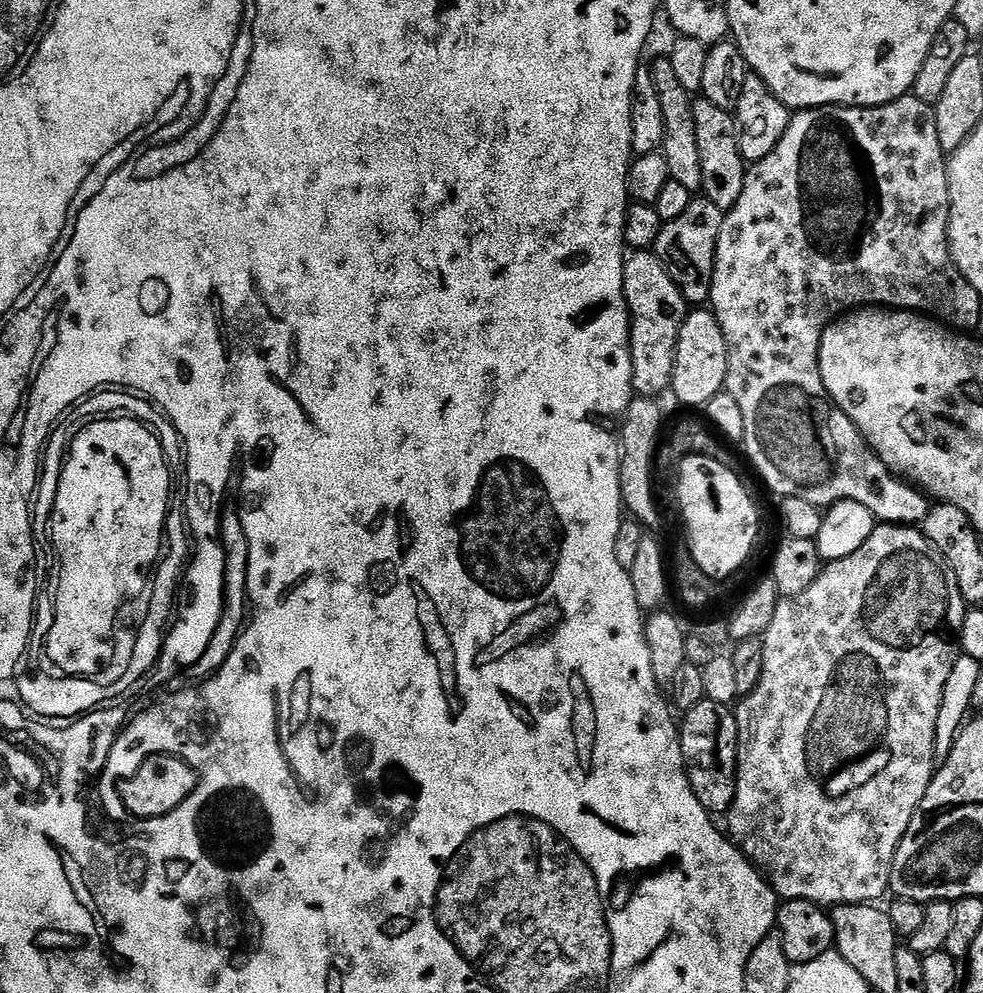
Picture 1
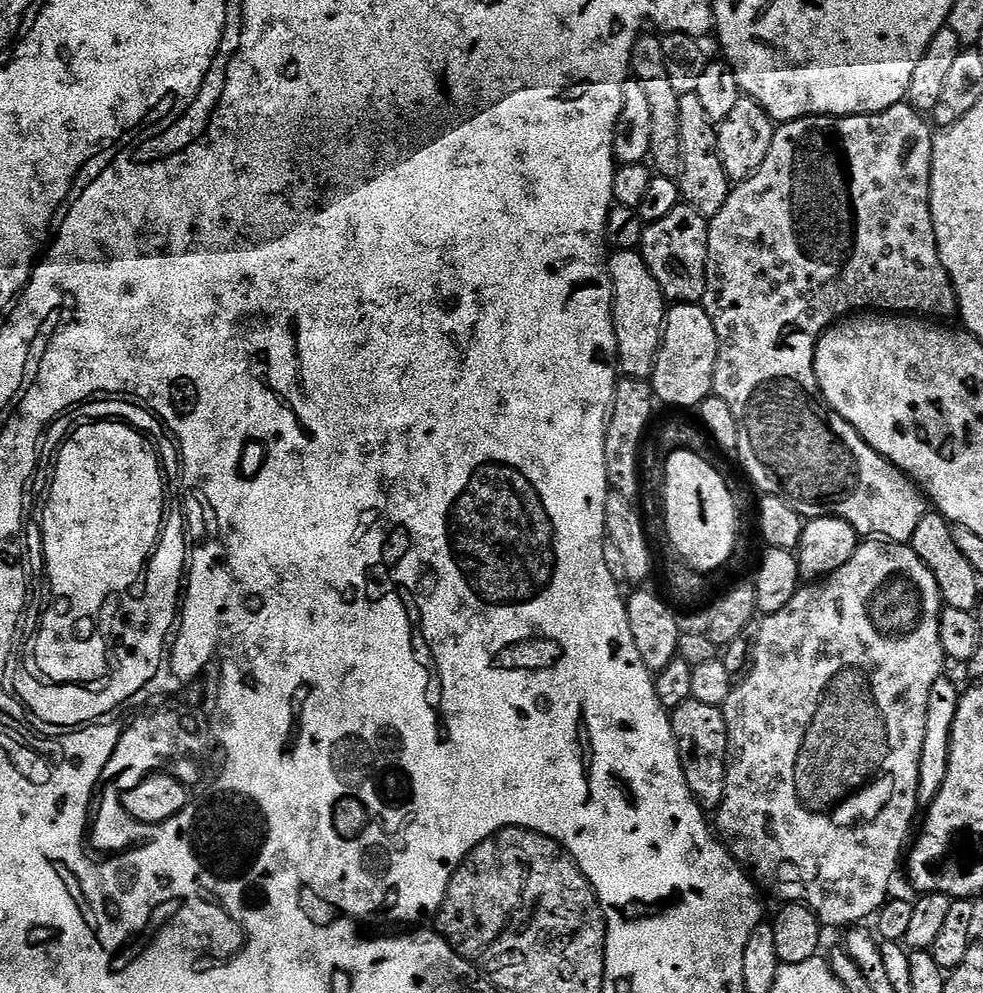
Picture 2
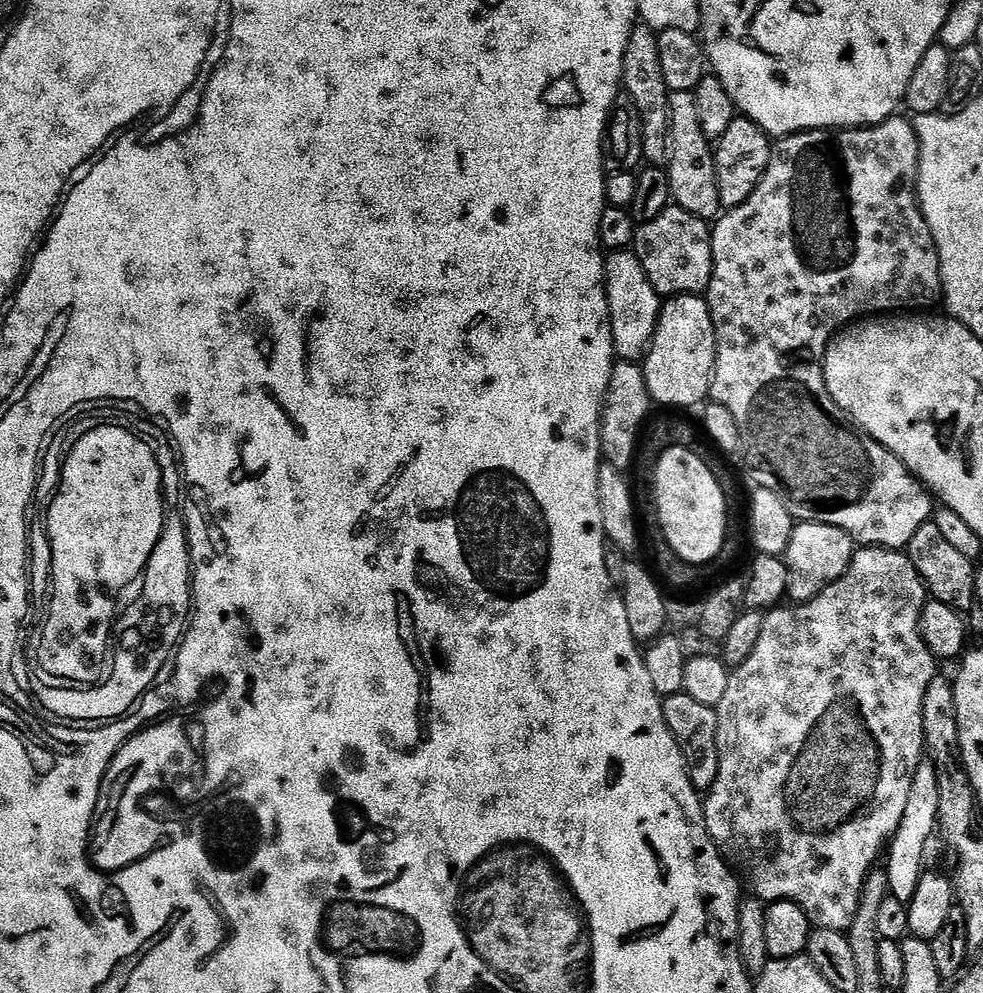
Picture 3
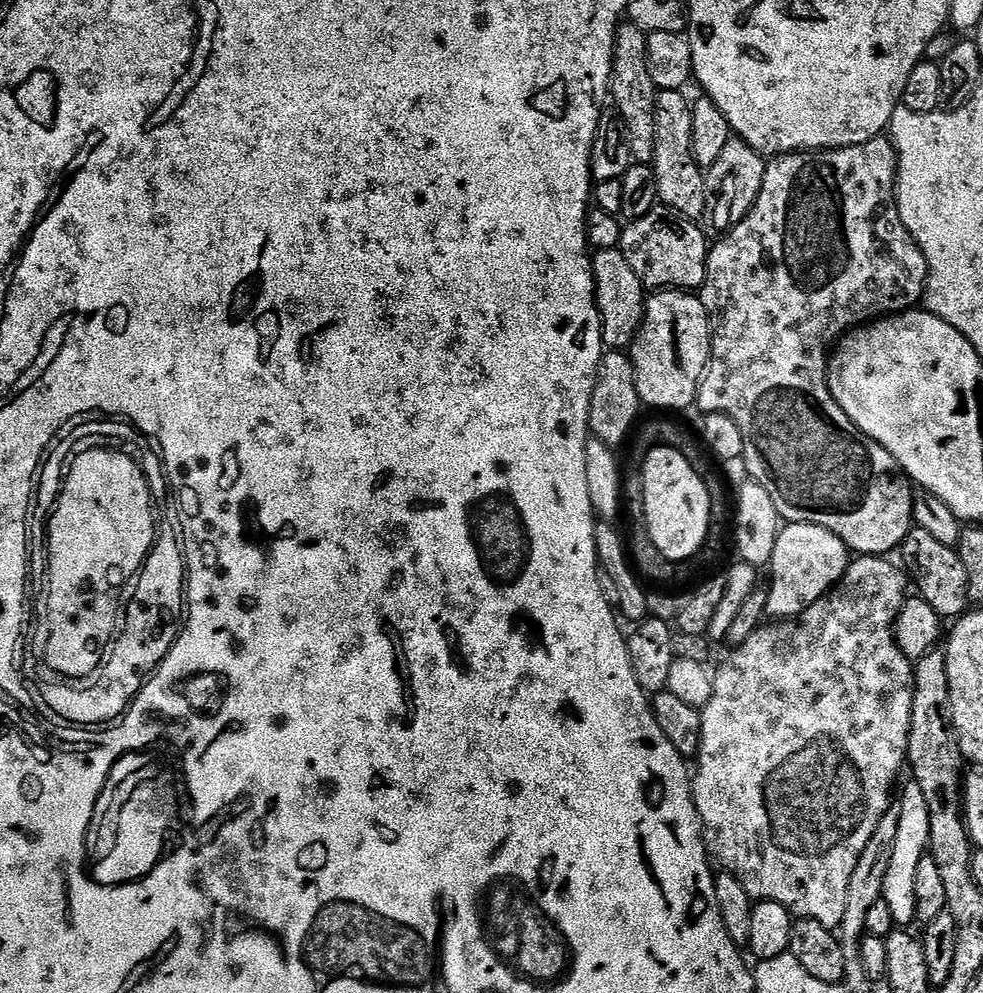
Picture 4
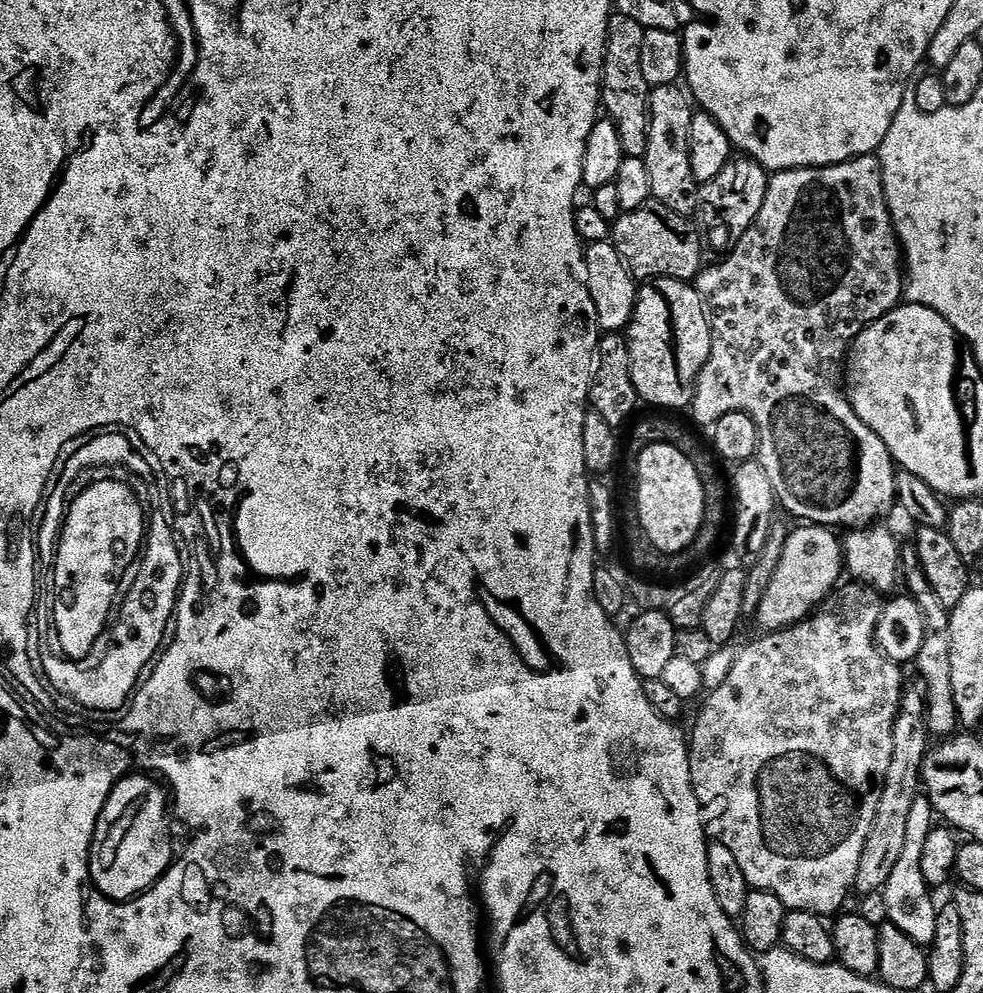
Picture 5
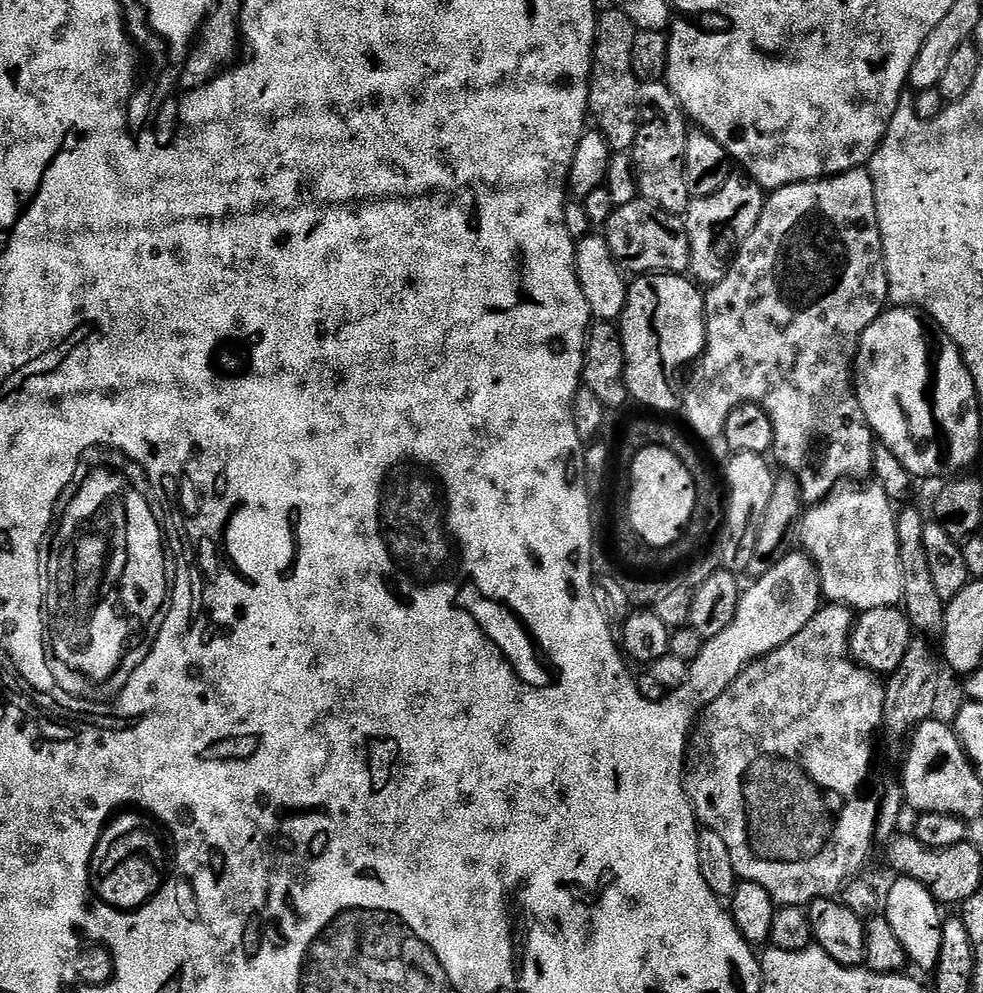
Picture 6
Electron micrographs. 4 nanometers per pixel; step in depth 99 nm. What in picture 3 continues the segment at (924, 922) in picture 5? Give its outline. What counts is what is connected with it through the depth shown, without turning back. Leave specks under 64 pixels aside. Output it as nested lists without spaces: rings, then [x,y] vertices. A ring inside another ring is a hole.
[[[921,762],[914,774],[914,782],[910,786],[910,794],[906,798],[906,810],[902,814],[902,822],[886,849],[886,871],[888,873],[888,890],[894,897],[902,901],[914,898],[914,890],[918,890],[920,873],[925,871],[924,855],[928,852],[928,843],[938,828],[938,778],[936,768],[931,762]]]

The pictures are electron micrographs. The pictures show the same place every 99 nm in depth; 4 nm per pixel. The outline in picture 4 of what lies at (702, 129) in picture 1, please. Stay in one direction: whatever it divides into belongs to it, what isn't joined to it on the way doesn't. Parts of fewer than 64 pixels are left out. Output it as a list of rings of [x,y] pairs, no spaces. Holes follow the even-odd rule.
[[[660,90],[656,93],[656,154],[652,158],[652,167],[658,178],[658,194],[660,204],[672,208],[686,218],[699,221],[708,210],[708,182],[705,169],[700,168],[692,149],[692,131],[694,118],[692,117],[692,100],[684,97],[683,91]]]

